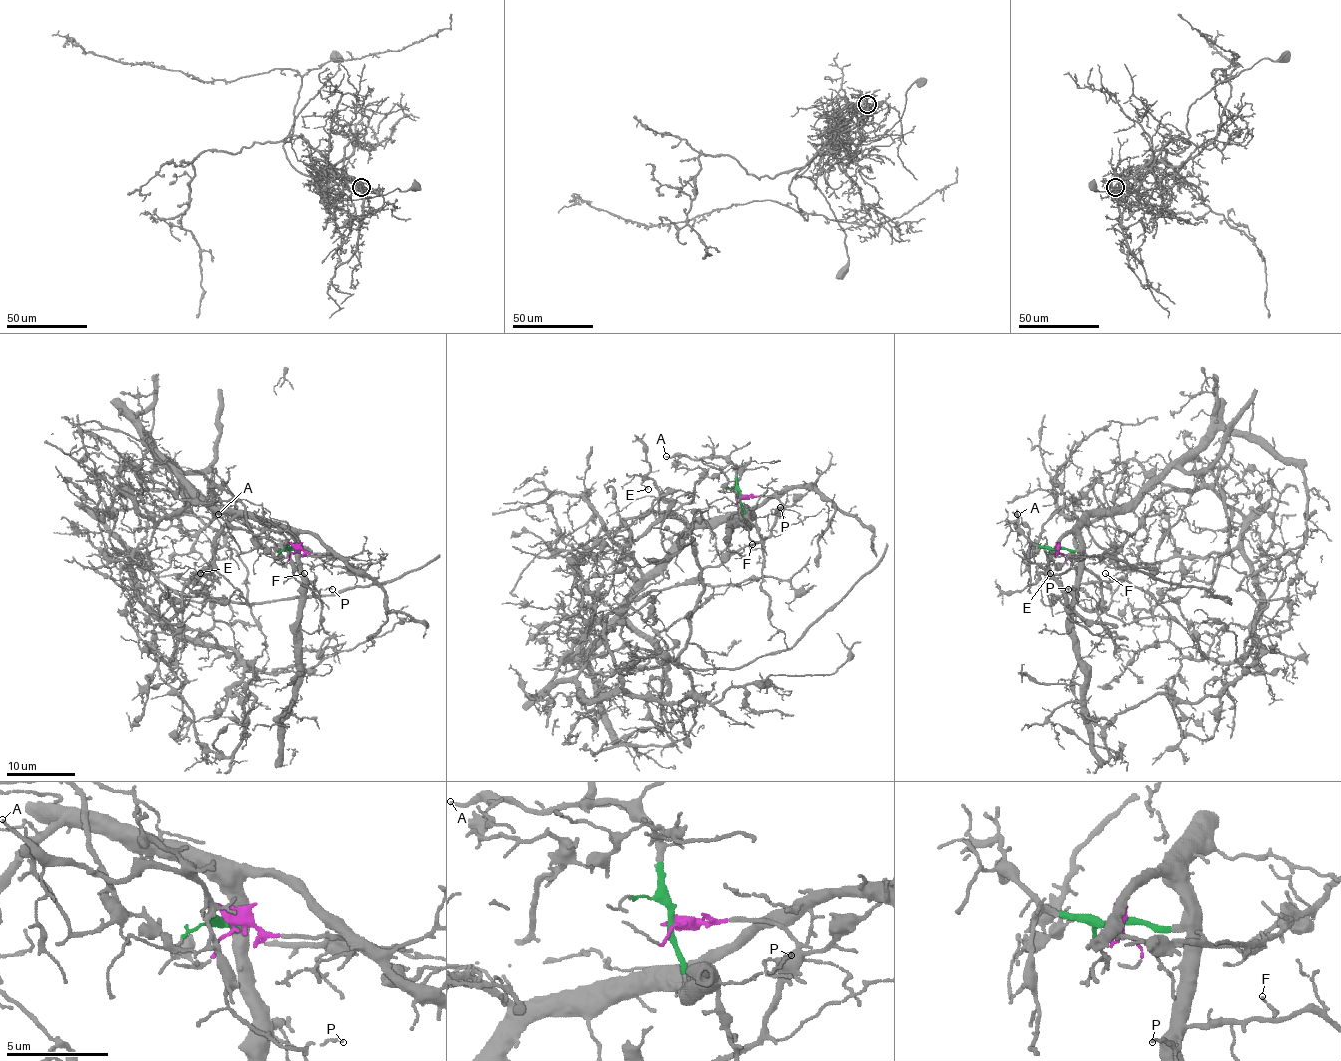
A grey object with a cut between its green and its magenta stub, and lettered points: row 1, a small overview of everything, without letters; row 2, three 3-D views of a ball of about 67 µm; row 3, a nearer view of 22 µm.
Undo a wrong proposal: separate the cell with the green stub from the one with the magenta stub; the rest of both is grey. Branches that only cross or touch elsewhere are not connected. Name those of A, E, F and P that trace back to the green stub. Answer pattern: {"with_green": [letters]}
{"with_green": ["A", "E", "F", "P"]}

